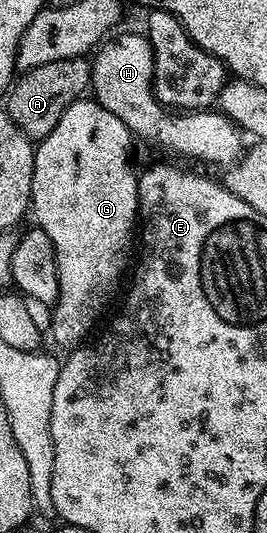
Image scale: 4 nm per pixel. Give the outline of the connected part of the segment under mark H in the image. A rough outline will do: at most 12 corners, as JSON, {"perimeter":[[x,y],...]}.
{"perimeter":[[118,33],[94,50],[89,86],[136,138],[234,165],[238,124],[174,121],[155,98],[153,47]]}

